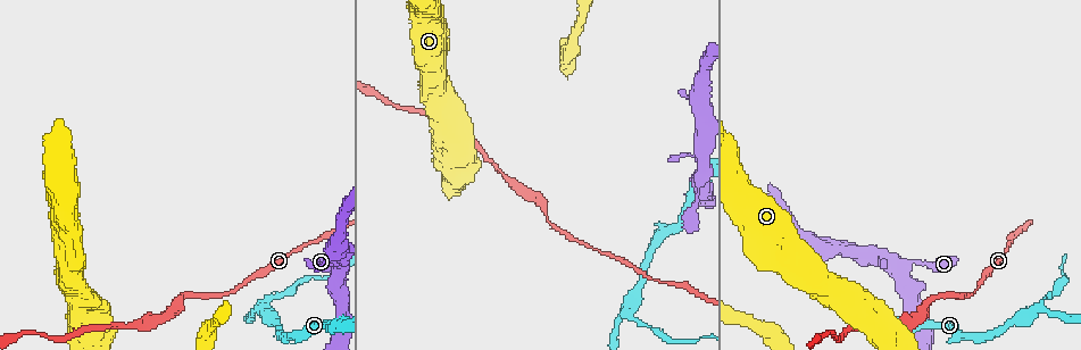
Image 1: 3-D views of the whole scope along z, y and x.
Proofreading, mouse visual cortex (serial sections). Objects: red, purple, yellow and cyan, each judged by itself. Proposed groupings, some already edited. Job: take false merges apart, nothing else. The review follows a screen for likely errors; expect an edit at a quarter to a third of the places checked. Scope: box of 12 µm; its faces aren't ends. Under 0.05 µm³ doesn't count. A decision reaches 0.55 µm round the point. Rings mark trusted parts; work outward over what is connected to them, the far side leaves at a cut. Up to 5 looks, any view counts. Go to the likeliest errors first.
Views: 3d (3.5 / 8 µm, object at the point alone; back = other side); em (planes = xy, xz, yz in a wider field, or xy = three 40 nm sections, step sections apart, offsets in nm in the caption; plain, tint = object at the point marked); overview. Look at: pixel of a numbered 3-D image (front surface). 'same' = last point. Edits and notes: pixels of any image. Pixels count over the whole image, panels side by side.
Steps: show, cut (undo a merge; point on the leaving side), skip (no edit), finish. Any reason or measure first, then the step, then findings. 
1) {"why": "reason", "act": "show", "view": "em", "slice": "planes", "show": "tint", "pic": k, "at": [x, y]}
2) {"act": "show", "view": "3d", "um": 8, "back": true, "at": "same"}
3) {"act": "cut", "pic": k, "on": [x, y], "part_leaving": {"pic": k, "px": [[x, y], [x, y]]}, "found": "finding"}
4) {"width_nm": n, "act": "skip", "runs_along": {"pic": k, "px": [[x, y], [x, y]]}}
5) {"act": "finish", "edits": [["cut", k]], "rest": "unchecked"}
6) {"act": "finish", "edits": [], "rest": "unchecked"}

{"act": "show", "view": "3d", "um": 8, "pic": 1, "at": [1036, 308]}

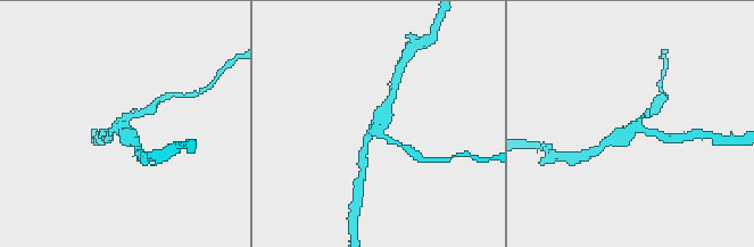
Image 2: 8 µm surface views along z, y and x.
{"arms": 3, "arm_widths_nm": [150, 200, 400], "why": "shape alone is not enough", "act": "show", "view": "em", "slice": "xy", "step": 2, "show": "tint", "pic": 2, "at": [378, 125]}

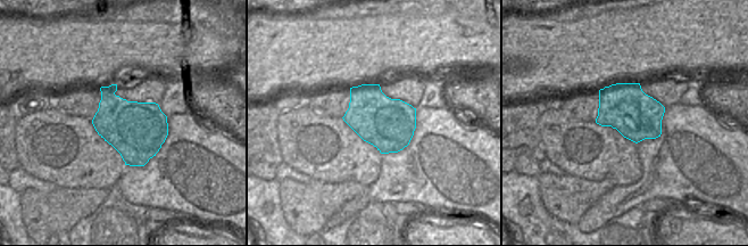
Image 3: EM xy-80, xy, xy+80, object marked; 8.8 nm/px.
{"act": "cut", "pic": 2, "on": [147, 110], "found": "a second cell is stuck on"}

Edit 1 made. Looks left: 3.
{"act": "show", "view": "overview"}

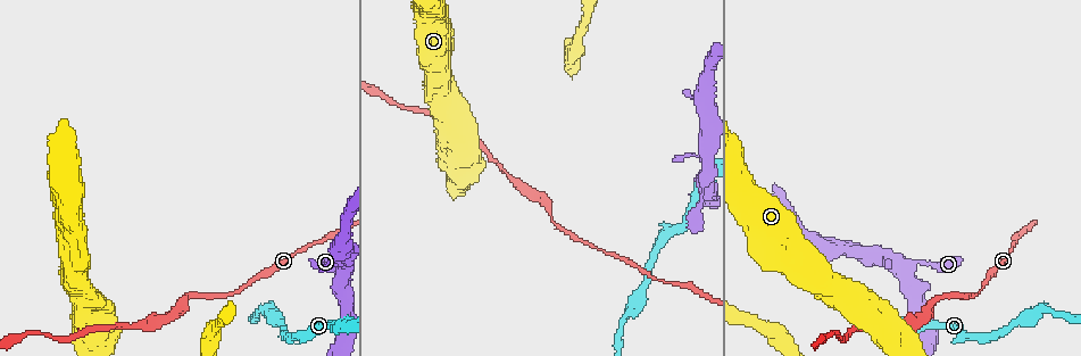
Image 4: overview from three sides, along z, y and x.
{"why": "sudden change in width", "act": "show", "view": "3d", "um": 3.5, "pic": 4, "at": [885, 256]}

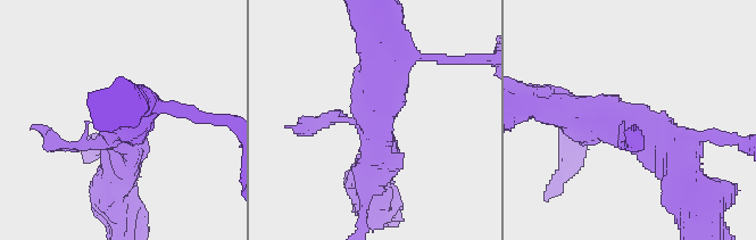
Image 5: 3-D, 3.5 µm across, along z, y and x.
{"why": "now the EM", "act": "show", "view": "em", "slice": "planes", "show": "tint", "pic": 5, "at": [111, 134]}

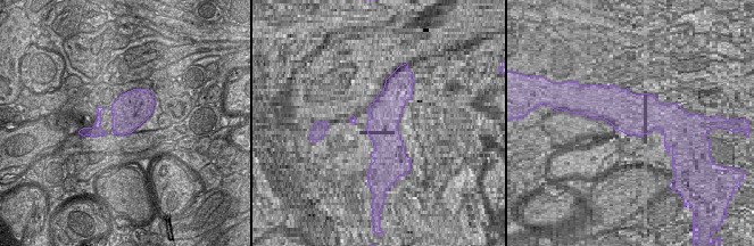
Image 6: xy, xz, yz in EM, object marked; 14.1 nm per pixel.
{"act": "skip", "runs_along": {"pic": 5, "px": [[367, 182], [364, 121], [301, 126]]}, "found": "continuous, no second cell"}

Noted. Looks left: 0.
{"act": "finish", "edits": [["cut", 2]], "rest": "unchecked"}

